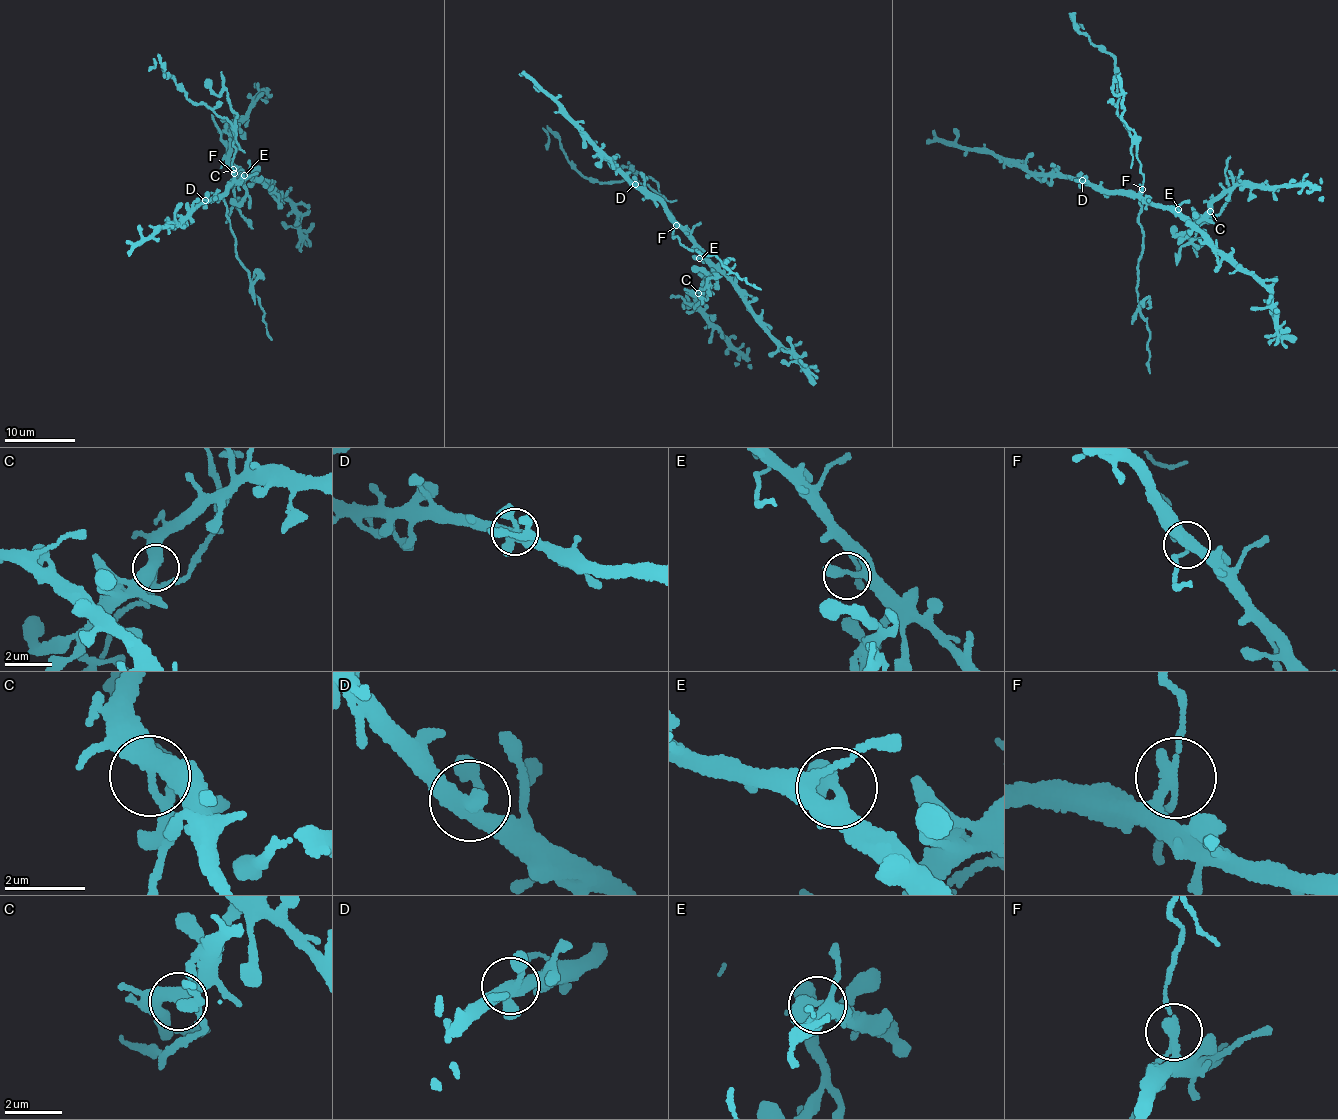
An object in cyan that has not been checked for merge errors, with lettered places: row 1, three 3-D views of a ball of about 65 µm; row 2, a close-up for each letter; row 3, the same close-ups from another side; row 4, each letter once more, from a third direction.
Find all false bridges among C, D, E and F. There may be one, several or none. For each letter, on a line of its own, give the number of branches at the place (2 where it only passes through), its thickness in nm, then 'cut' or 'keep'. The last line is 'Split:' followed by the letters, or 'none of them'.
C: 4 | 360 nm | cut
D: 3 | 380 nm | keep
E: 3 | 300 nm | keep
F: 3 | 240 nm | cut
Split: C, F

